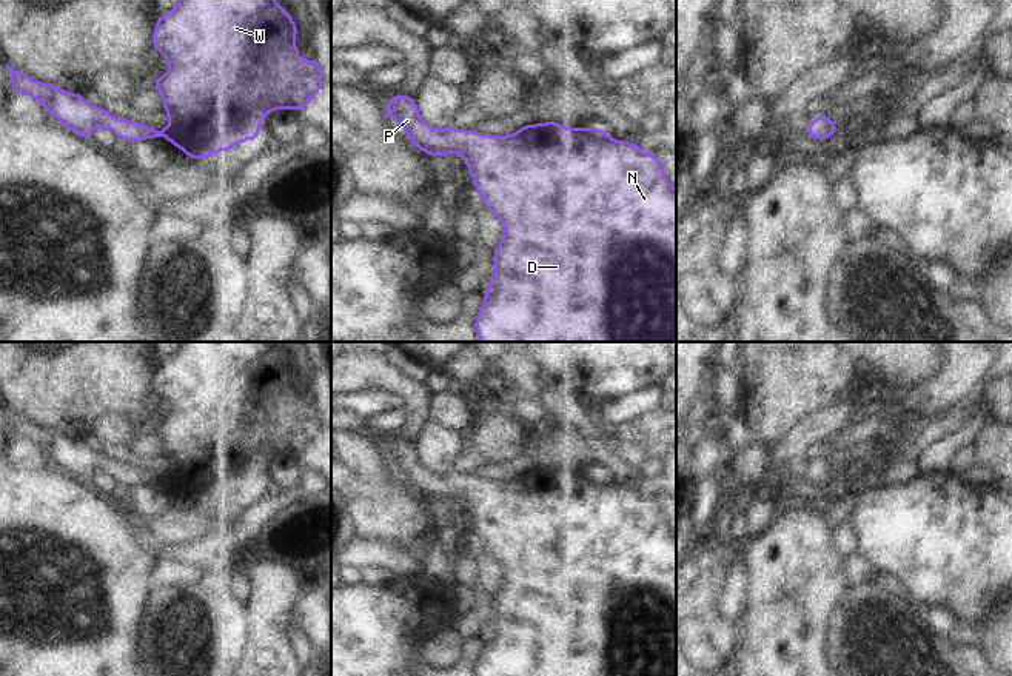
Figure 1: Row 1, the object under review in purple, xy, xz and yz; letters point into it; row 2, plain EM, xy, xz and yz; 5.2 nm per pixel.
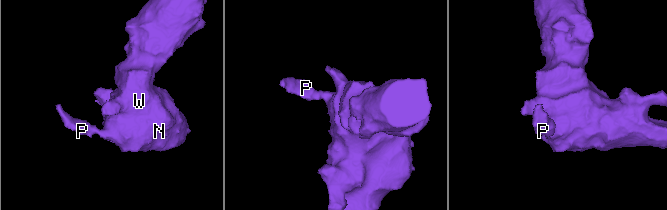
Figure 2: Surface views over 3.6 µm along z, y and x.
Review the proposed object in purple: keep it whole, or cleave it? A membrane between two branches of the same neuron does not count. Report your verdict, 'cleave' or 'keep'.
keep

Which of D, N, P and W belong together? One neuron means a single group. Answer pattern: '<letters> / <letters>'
D N P W

